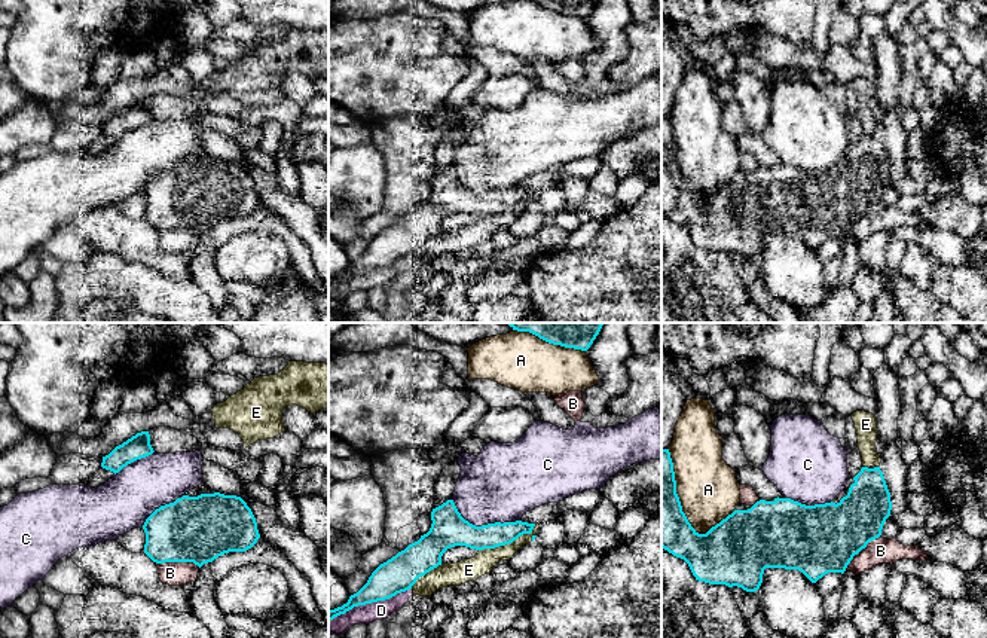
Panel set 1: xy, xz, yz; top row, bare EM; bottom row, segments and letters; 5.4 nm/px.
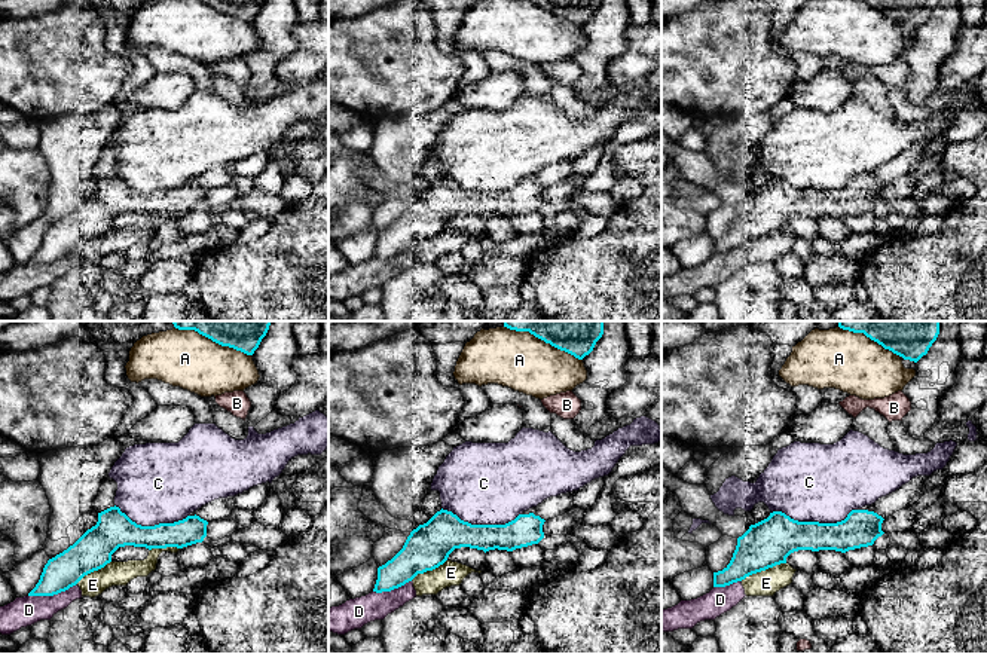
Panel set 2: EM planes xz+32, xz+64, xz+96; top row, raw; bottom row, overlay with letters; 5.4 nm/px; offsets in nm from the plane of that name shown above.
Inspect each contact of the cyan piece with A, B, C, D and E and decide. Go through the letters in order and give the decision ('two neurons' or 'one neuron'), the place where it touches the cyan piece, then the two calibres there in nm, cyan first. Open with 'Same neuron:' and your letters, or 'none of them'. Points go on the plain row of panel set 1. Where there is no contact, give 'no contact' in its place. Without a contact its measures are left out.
Same neuron: none of them
A: two neurons | yz (677, 161) | 260/320 nm
B: two neurons | xy (179, 228) | 360/130 nm
C: two neurons | xz (482, 192) | 190/400 nm
D: two neurons | xz (369, 269) | 190/100 nm
E: two neurons | xz (507, 210) | 140/120 nm

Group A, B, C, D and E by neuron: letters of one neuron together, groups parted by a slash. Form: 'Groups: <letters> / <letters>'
Groups: A / B / C / D E

